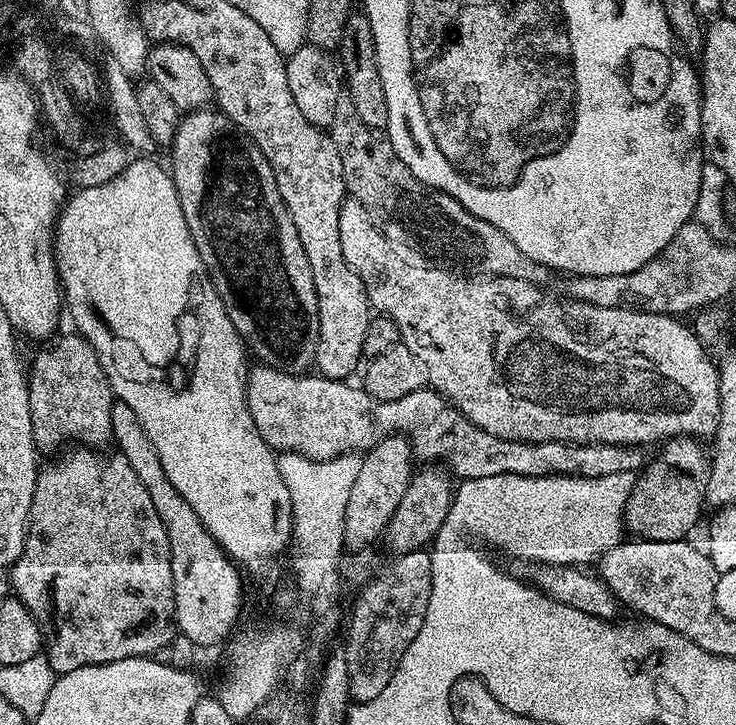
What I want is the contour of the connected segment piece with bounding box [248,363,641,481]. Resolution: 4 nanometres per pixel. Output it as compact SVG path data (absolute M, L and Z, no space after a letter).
M257 363L248 370L248 409L254 418L254 426L258 426L262 438L277 453L297 452L311 460L363 454L382 442L382 438L399 434L405 436L411 444L413 457L420 459L421 456L424 462L439 462L461 481L506 474L602 478L603 475L623 471L635 473L641 467L640 456L636 453L639 451L627 444L564 444L561 440L527 444L521 440L507 440L486 434L486 430L474 426L474 422L467 420L447 398L428 386L414 390L414 394L406 394L406 398L379 400L364 391L363 387L351 388L350 385L342 380L327 380L319 374L291 376L289 372Z

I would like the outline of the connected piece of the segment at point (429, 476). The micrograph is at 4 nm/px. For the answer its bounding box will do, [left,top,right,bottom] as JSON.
[386,466,453,554]

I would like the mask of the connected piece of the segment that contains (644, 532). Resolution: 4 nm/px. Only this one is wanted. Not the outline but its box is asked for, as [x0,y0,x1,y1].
[623,436,710,542]

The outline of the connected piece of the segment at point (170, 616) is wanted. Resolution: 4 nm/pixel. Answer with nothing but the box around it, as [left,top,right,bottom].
[10,446,178,674]

